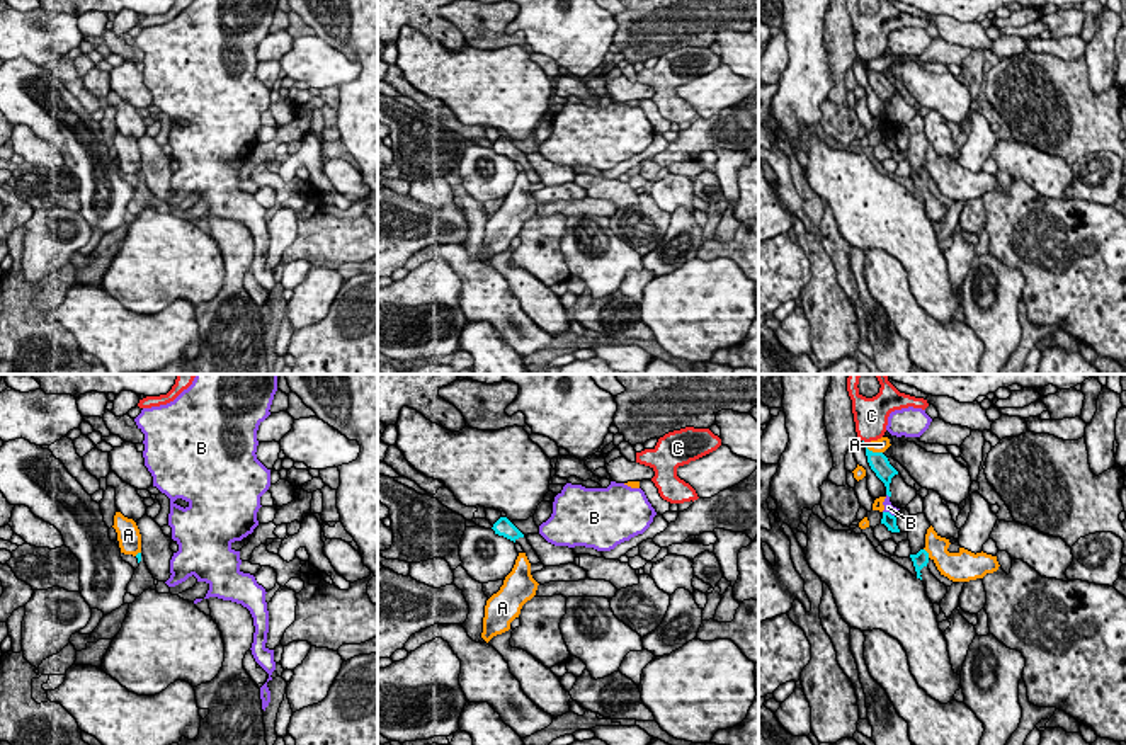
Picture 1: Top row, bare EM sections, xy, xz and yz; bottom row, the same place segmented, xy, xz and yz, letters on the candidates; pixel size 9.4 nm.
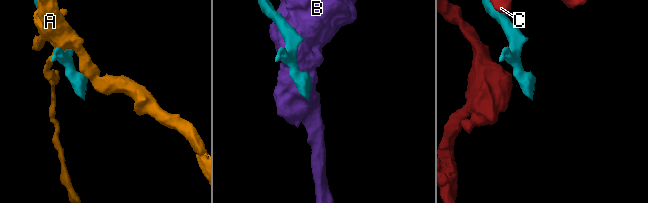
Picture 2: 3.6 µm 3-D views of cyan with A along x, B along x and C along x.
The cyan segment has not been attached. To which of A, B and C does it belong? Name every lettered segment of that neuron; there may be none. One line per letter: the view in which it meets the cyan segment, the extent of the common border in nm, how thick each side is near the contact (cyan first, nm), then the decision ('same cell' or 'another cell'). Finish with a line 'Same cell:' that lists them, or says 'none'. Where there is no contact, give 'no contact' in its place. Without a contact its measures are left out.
A: meets cyan in yz; contact 180 nm long; 180 nm thick on the cyan side, 130 nm on the other; another cell
B: meets cyan in yz; contact 120 nm long; 130 nm thick on the cyan side, 90 nm on the other; another cell
C: meets cyan in yz; contact 70 nm long; 180 nm thick on the cyan side, 320 nm on the other; another cell
Same cell: none

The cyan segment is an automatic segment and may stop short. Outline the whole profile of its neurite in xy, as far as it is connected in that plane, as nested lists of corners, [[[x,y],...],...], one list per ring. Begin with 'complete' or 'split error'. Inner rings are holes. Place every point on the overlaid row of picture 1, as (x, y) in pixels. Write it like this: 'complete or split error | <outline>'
split error | [[[141,553],[136,554],[139,566],[134,570],[131,582],[128,583],[128,594],[139,597],[145,590],[156,590],[155,578],[150,573],[145,556]]]

